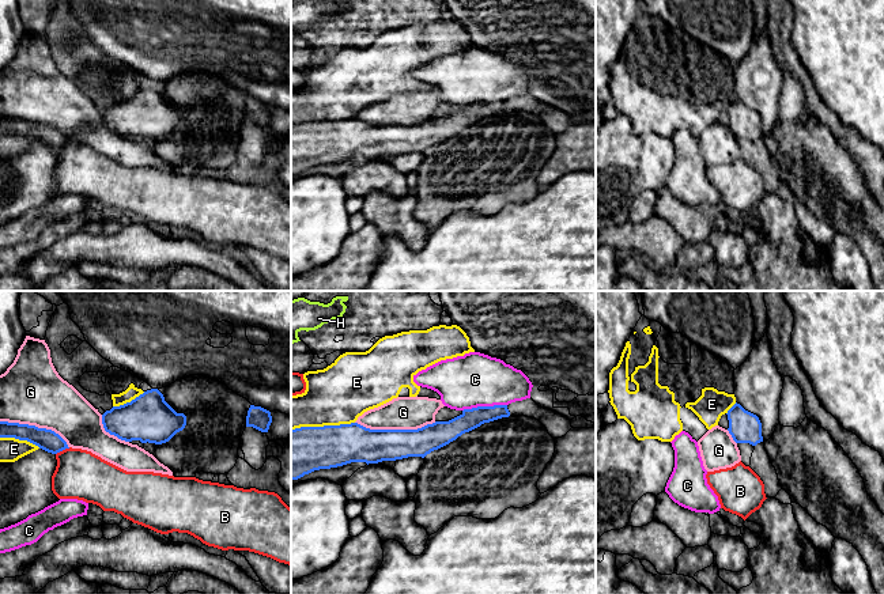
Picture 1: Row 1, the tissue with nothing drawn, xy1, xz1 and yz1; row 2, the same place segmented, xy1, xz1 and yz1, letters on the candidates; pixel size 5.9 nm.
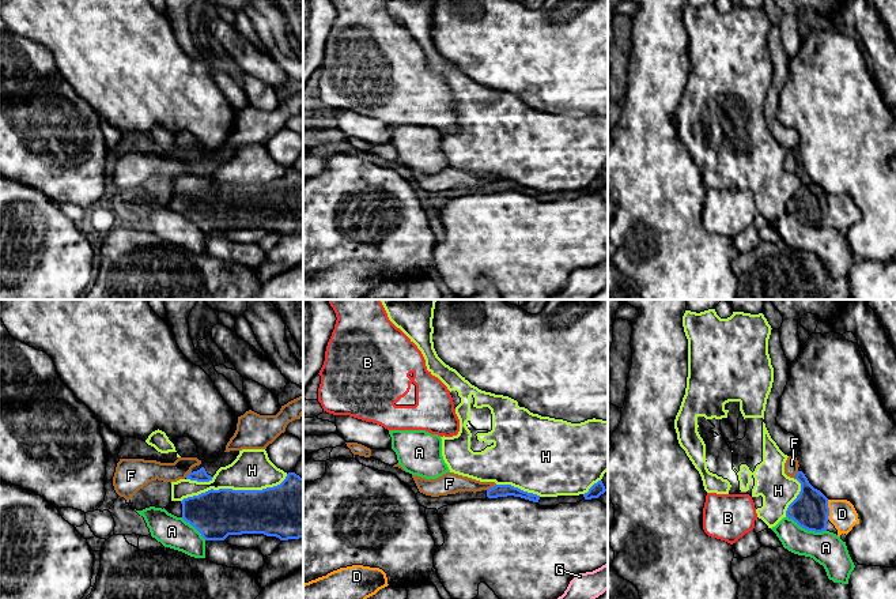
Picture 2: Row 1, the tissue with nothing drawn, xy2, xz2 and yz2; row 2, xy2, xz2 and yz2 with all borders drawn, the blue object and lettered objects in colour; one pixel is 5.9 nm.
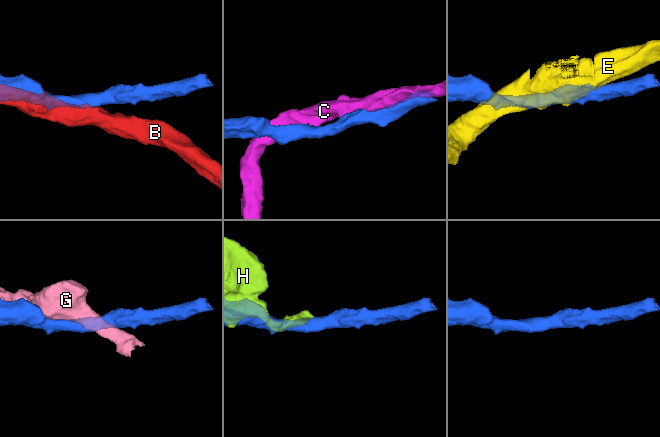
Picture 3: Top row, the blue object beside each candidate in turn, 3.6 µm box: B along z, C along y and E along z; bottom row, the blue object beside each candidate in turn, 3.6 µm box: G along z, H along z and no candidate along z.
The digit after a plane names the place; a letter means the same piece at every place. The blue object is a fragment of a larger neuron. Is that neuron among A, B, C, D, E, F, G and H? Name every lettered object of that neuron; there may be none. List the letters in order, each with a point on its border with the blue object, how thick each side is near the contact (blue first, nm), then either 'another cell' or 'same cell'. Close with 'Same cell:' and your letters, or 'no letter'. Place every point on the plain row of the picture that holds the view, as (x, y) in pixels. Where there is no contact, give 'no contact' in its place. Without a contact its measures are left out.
A: contact yz2 (806, 223); calibres 220 and 200 nm; another cell
B: contact xy1 (63, 144); calibres 130 and 300 nm; another cell
C: contact xz1 (484, 102); calibres 120 and 320 nm; another cell
D: contact yz2 (828, 204); calibres 220 and 160 nm; same cell
E: contact xz1 (324, 121); calibres 280 and 360 nm; another cell
F: contact xz2 (491, 183); calibres 80 and 130 nm; another cell
G: contact xz1 (395, 125); calibres 220 and 190 nm; another cell
H: contact xy2 (234, 185); calibres 280 and 240 nm; another cell
Same cell: D

